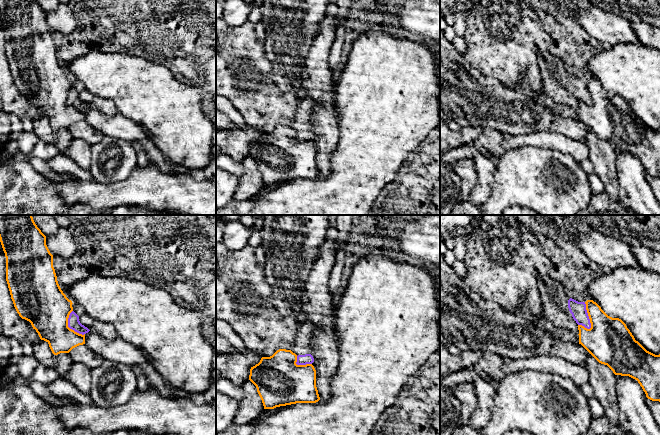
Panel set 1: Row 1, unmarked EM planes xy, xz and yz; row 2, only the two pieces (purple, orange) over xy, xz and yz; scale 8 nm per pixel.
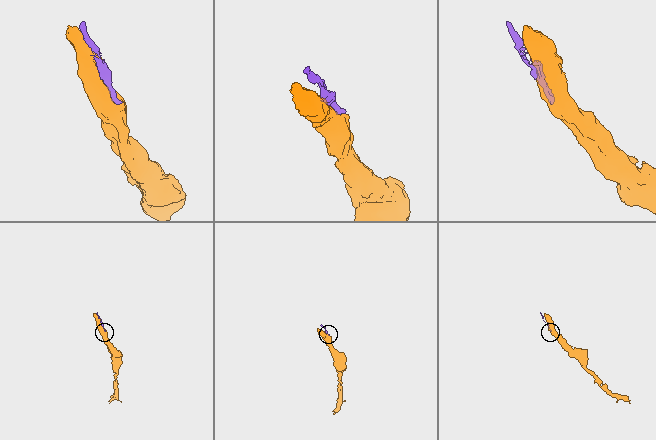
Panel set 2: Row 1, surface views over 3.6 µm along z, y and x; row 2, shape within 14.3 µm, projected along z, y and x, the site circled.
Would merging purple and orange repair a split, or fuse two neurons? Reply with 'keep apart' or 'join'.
keep apart

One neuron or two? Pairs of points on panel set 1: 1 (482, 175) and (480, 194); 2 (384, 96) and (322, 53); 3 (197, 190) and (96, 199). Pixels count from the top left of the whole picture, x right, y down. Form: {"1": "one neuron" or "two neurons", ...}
{"1": "one neuron", "2": "two neurons", "3": "one neuron"}

